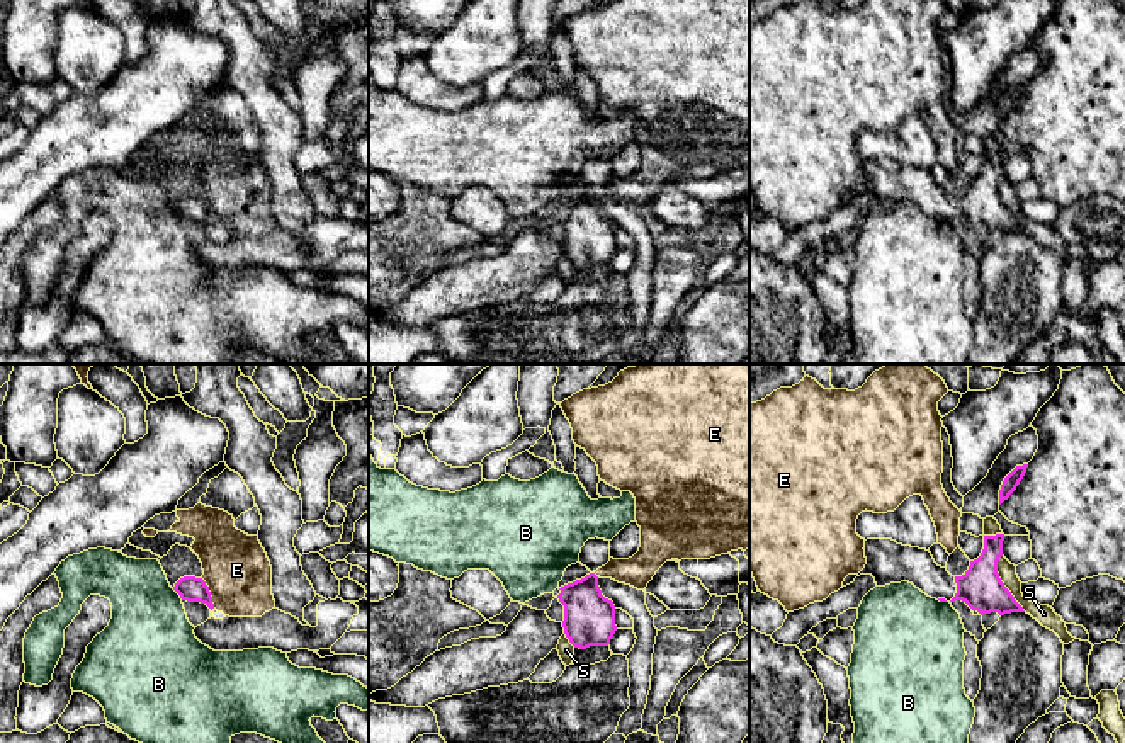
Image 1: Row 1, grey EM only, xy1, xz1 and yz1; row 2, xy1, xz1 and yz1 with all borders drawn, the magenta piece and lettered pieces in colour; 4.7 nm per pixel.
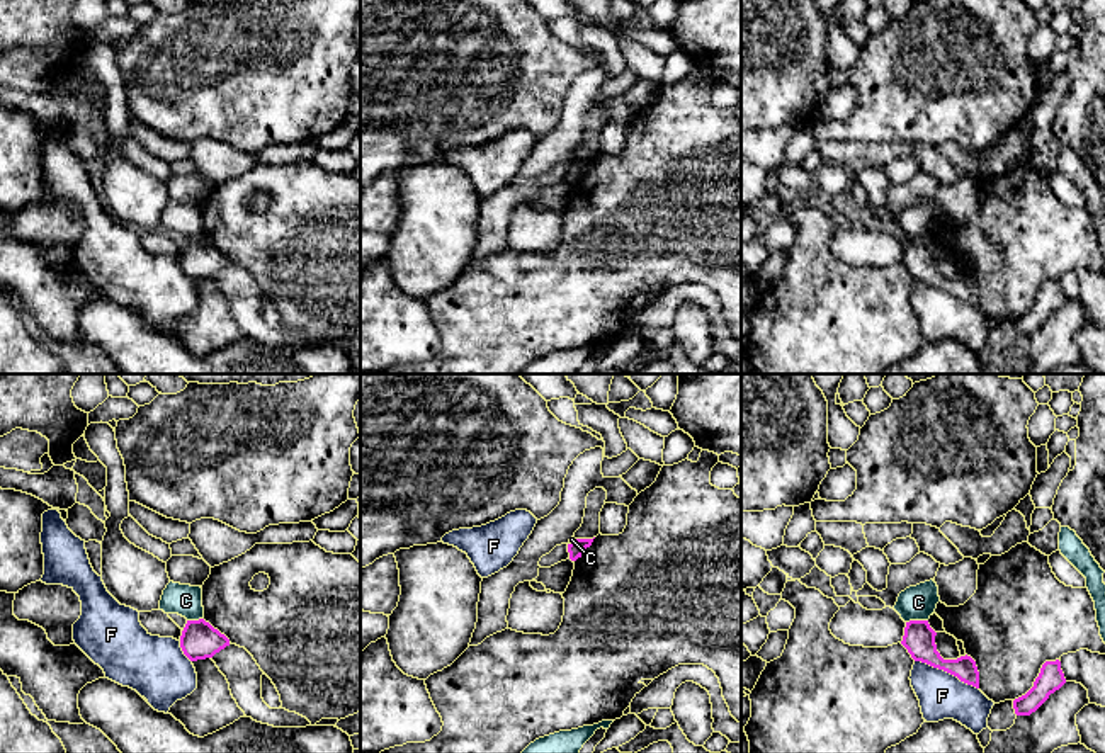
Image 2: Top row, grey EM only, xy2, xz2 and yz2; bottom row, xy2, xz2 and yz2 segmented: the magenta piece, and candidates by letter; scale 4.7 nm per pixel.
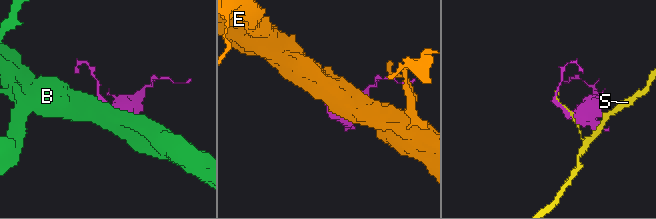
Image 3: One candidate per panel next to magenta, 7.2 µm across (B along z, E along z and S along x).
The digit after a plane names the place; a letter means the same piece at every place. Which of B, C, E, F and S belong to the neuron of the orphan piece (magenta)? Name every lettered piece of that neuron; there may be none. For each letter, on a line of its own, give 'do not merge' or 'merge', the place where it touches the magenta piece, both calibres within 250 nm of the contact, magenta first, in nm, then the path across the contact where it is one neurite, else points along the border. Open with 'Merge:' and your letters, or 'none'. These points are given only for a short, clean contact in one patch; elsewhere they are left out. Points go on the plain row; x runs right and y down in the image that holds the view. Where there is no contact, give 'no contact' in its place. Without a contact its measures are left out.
Merge: none
B: do not merge; meets magenta in xy1 at (177, 211); 120 nm thick on the magenta side, 400 nm on the other; border along xy1 (172, 208), (182, 218)
C: do not merge; meets magenta in yz2 at (917, 240); 150 nm thick on the magenta side, 160 nm on the other
E: do not merge; meets magenta in xy1 at (209, 213); 120 nm thick on the magenta side, 320 nm on the other; border along xy1 (201, 198), (214, 226)
F: do not merge; meets magenta in yz2 at (947, 291); 150 nm thick on the magenta side, 220 nm on the other
S: do not merge; meets magenta in yz1 at (1003, 203); 200 nm thick on the magenta side, 90 nm on the other

